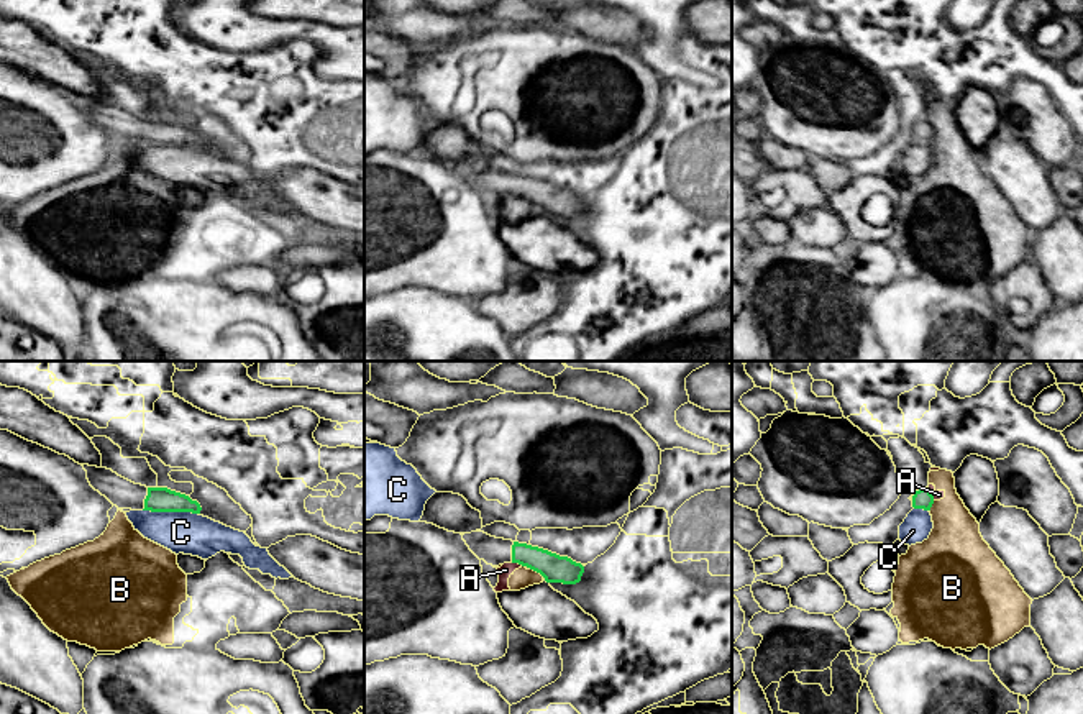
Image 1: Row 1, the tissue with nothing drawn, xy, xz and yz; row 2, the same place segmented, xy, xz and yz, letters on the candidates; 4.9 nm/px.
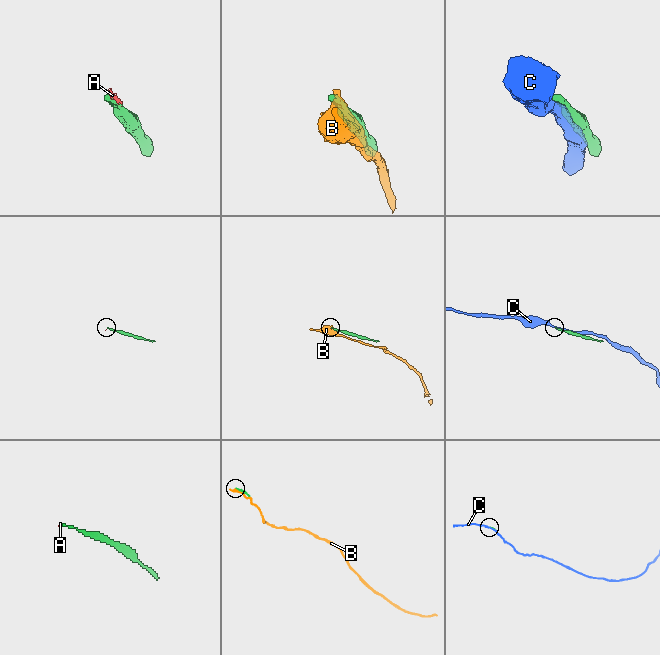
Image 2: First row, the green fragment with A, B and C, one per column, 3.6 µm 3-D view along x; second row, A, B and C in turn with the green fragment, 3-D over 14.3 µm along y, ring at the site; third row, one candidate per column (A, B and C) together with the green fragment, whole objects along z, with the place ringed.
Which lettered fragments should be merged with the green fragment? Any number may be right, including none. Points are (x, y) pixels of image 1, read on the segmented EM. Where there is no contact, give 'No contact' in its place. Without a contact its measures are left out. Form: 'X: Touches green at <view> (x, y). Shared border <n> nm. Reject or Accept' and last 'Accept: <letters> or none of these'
A: Touches green at xz (517, 562). Shared border 60 nm. Reject
B: Touches green at xz (537, 572). Shared border 80 nm. Reject
C: Touches green at xy (171, 511). Shared border 280 nm. Reject
Accept: none of these

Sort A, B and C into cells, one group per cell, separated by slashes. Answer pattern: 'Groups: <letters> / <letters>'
Groups: A B / C

